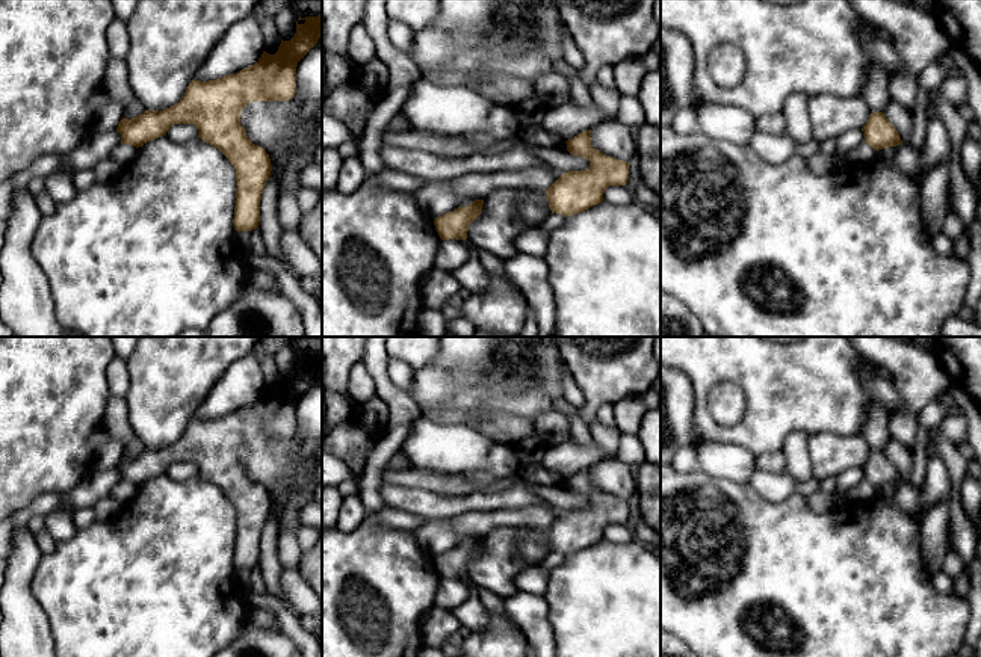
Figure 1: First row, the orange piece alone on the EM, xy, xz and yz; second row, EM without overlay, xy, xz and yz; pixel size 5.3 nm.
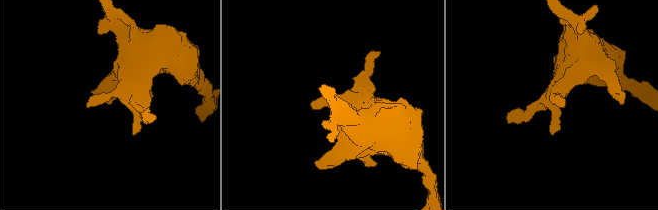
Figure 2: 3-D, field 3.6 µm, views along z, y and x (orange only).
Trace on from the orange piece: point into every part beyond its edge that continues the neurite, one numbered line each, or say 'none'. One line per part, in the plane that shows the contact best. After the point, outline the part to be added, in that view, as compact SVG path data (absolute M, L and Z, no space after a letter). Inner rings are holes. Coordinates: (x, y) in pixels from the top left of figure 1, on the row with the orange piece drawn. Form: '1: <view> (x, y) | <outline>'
none

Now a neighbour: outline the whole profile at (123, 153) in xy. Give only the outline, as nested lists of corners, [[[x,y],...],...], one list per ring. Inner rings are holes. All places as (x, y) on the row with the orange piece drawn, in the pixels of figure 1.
[[[119,143],[110,154],[121,166],[125,166],[136,154],[136,147],[128,143]]]

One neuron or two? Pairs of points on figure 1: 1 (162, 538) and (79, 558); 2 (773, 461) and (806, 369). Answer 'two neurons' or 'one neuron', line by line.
1: one neuron
2: two neurons

